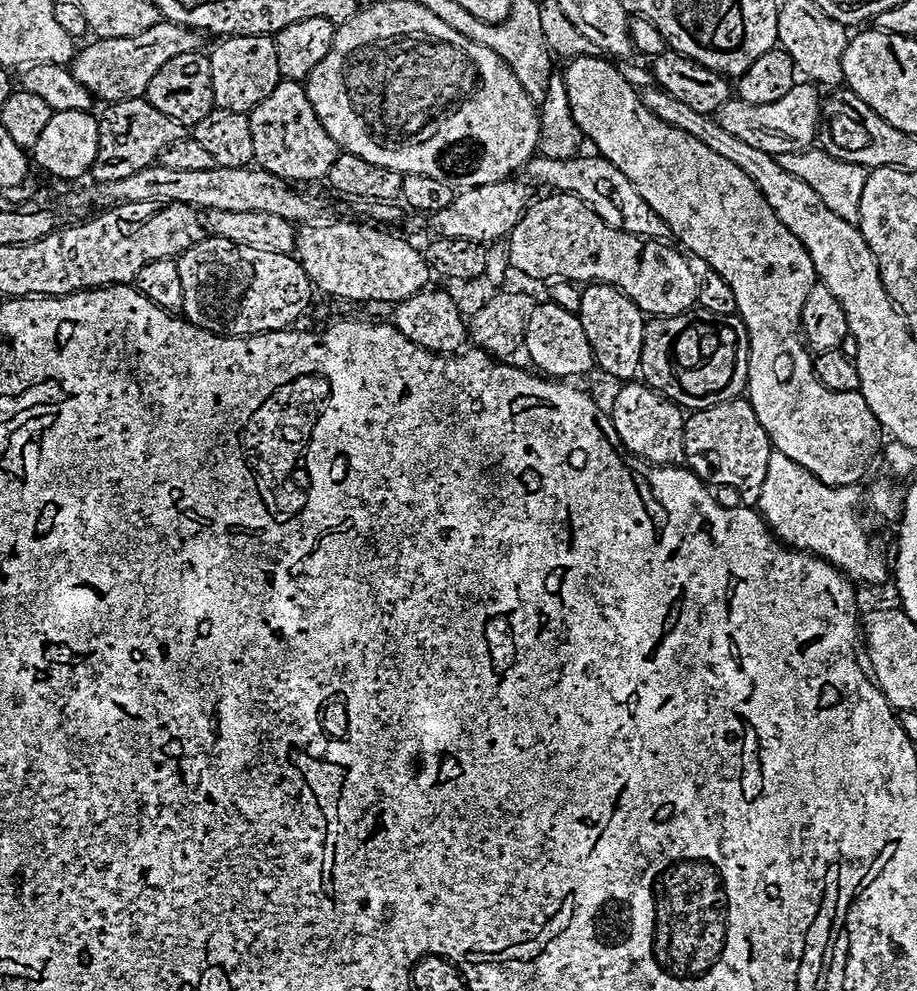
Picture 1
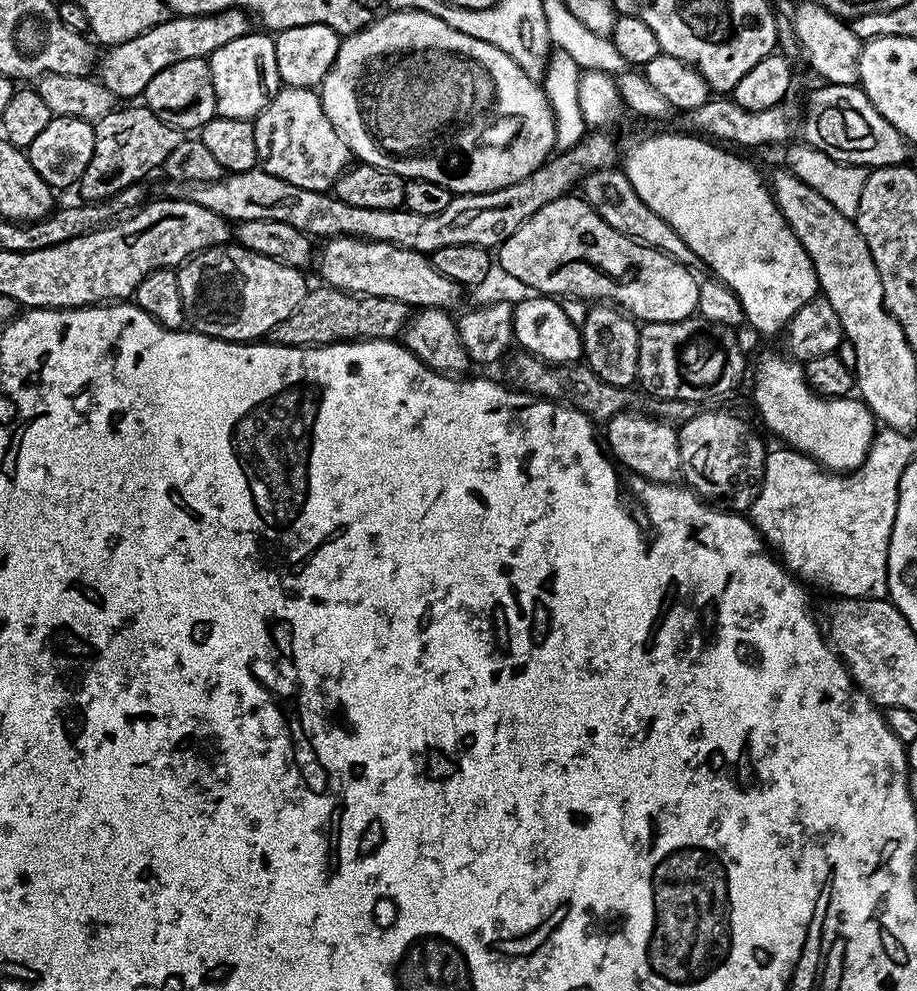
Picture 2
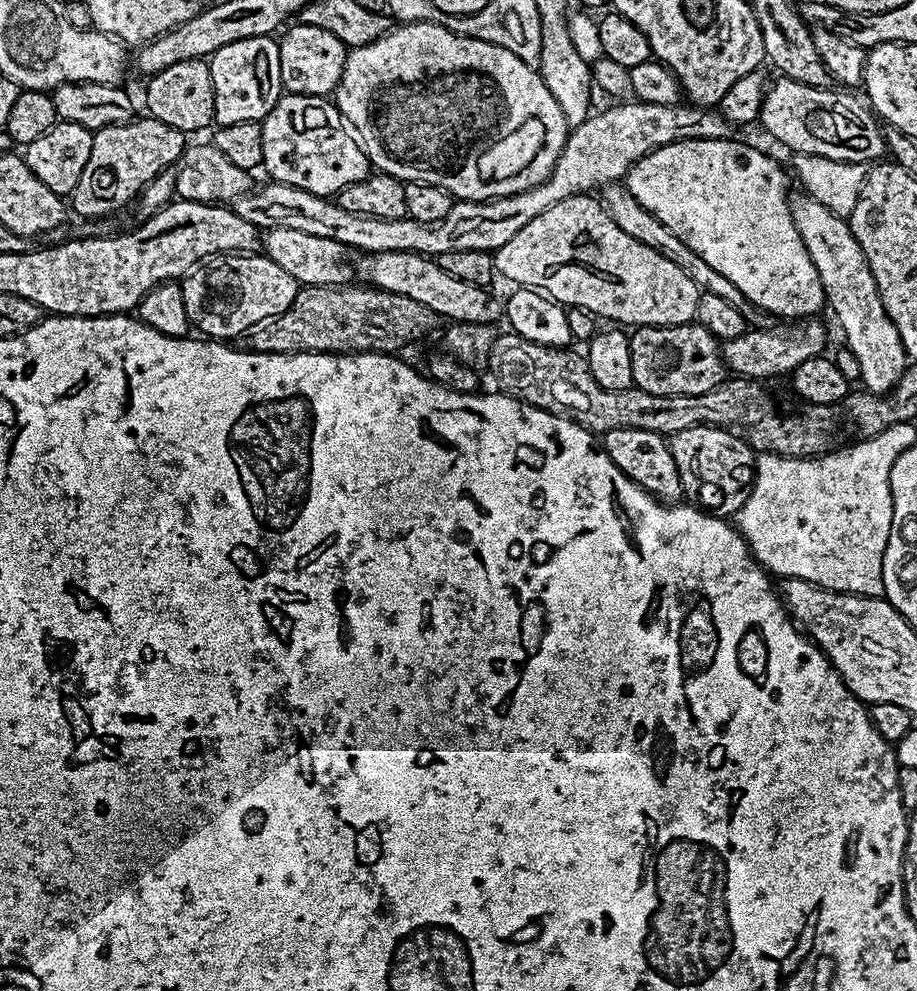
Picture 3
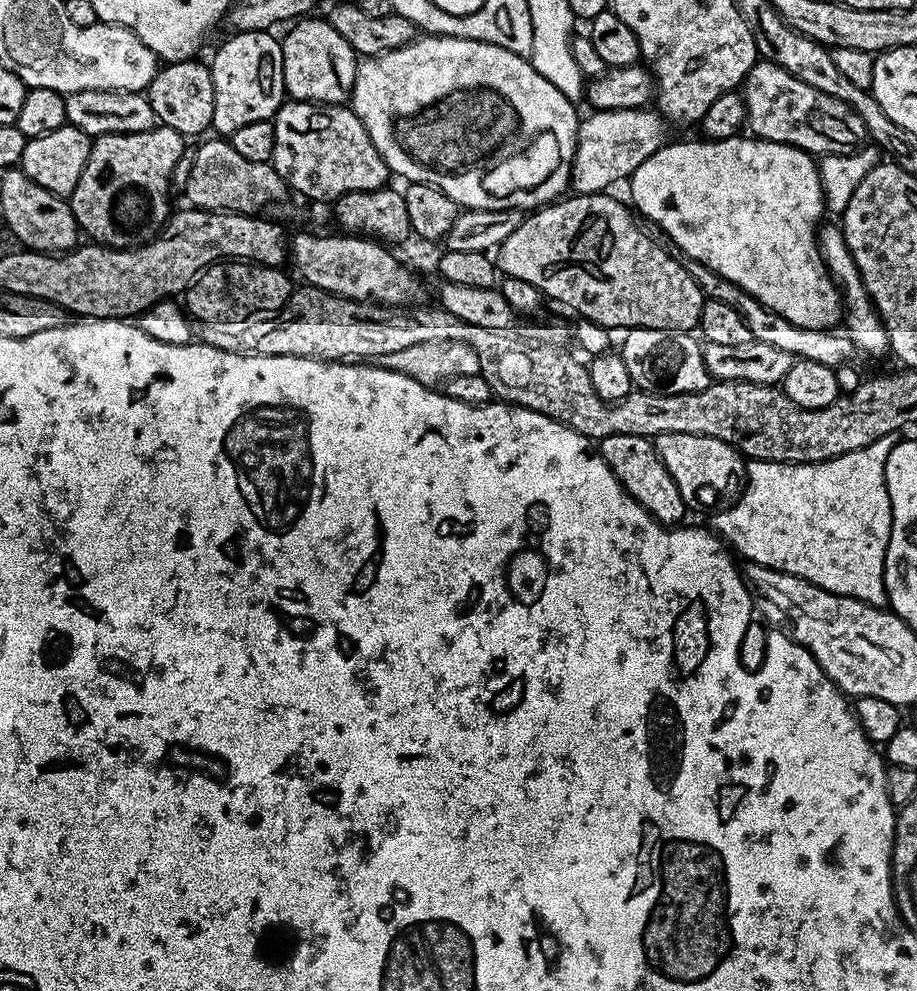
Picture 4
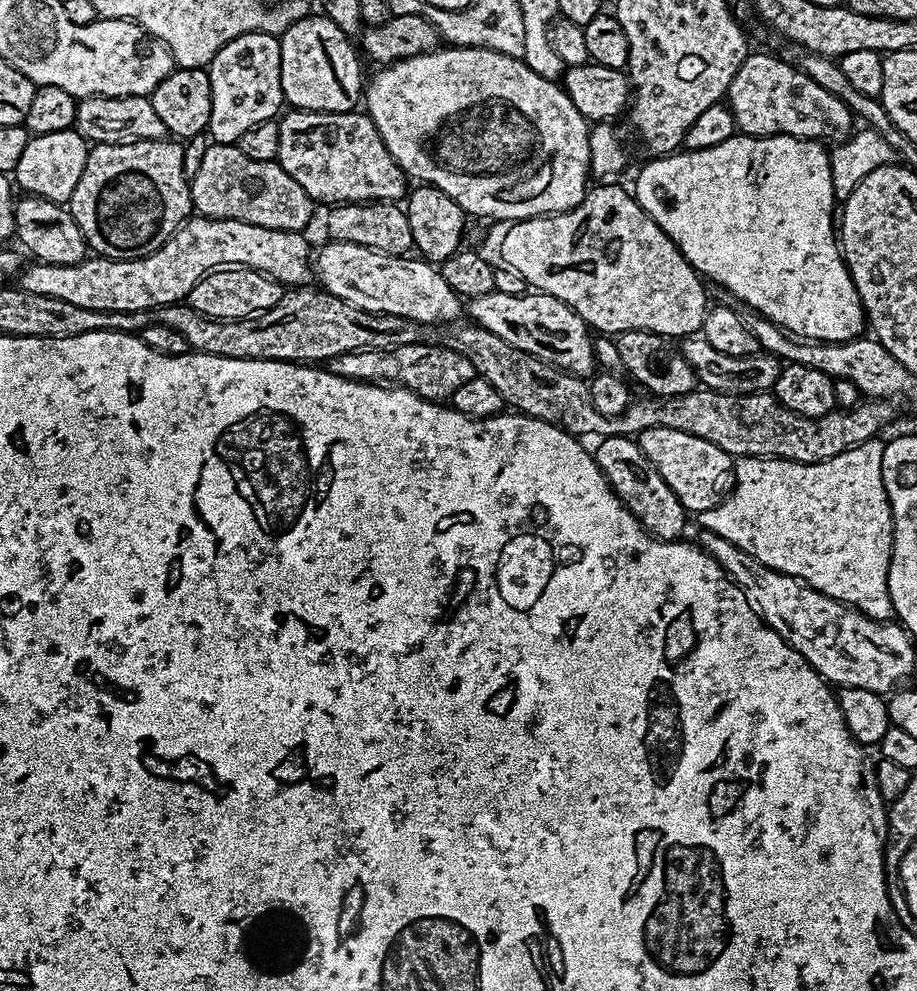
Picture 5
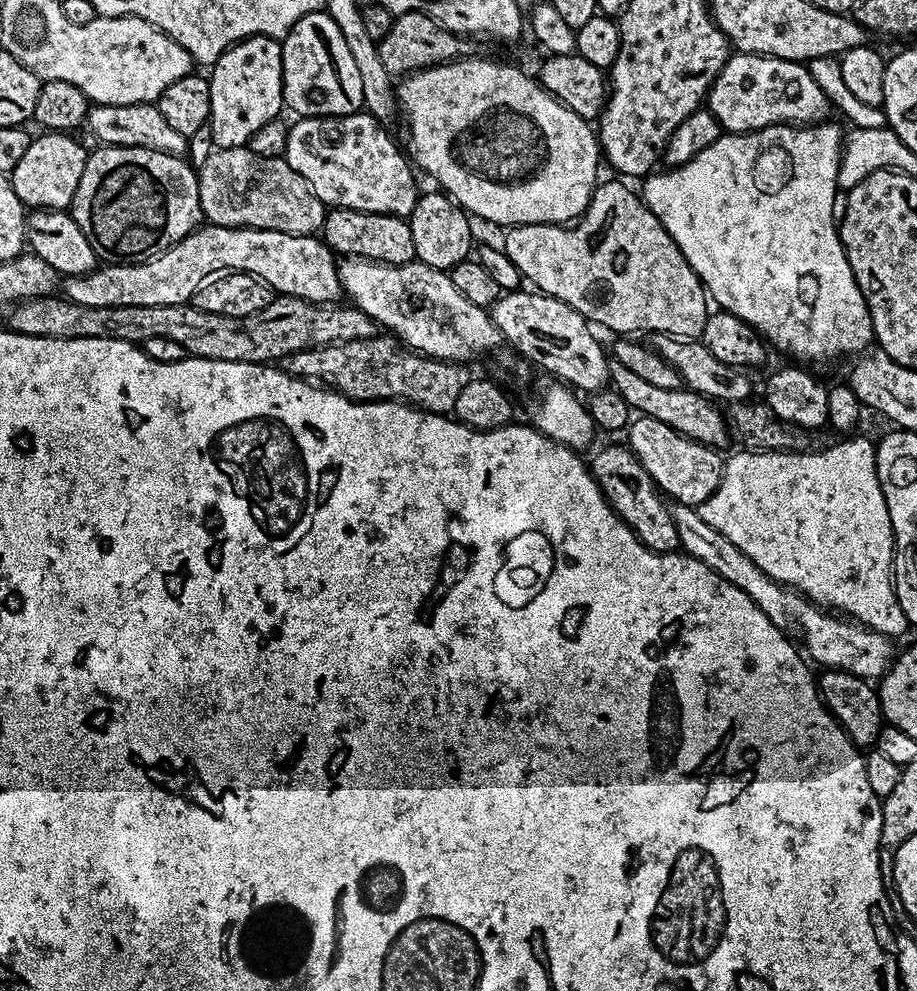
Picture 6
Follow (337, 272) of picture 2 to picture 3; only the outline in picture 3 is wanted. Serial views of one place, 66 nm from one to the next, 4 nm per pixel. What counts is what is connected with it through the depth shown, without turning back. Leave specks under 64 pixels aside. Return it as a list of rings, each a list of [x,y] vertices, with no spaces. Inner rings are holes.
[[[377,252],[367,257],[368,265],[364,272],[368,275],[367,283],[380,289],[381,292],[402,294],[430,306],[445,321],[457,324],[491,324],[501,319],[502,302],[485,288],[470,286],[470,282],[458,282],[450,278],[446,270],[436,265],[435,259],[421,256],[419,252]]]

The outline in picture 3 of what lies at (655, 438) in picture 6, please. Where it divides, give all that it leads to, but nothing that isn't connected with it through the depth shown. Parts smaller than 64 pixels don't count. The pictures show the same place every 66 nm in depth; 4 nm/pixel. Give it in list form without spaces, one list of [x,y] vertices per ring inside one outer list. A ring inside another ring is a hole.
[[[710,426],[675,432],[667,441],[674,454],[674,466],[678,466],[678,478],[682,478],[685,497],[701,509],[718,510],[724,518],[735,517],[746,498],[750,498],[752,480],[756,477],[757,453],[749,444],[733,432]]]

